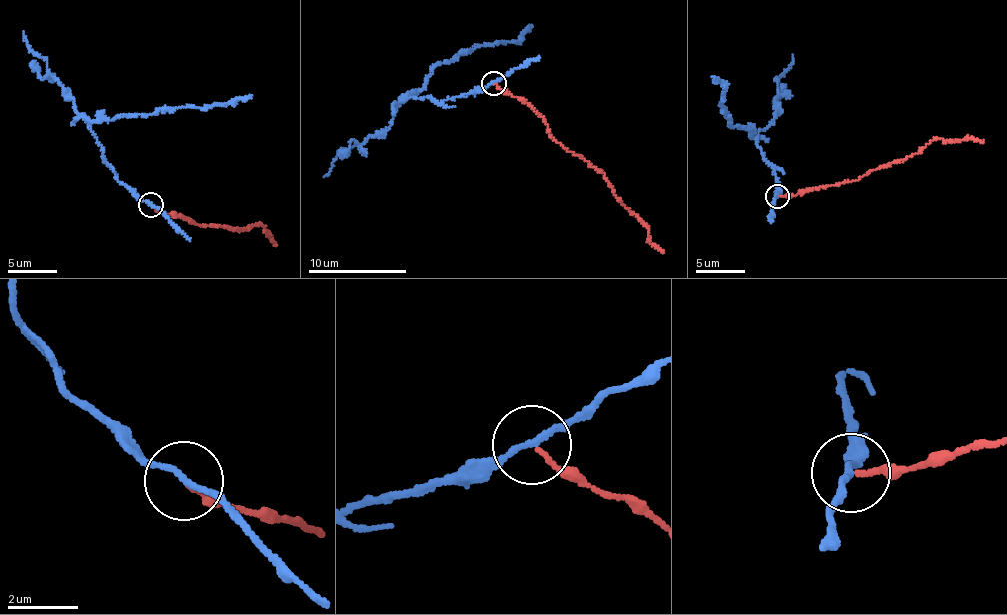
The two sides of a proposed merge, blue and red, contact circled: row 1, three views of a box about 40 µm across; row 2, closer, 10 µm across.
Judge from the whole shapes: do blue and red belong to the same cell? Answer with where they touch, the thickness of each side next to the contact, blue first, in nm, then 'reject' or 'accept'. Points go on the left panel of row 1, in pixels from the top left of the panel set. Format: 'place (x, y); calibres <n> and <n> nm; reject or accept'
place (150, 205); calibres 160 and 140 nm; reject

